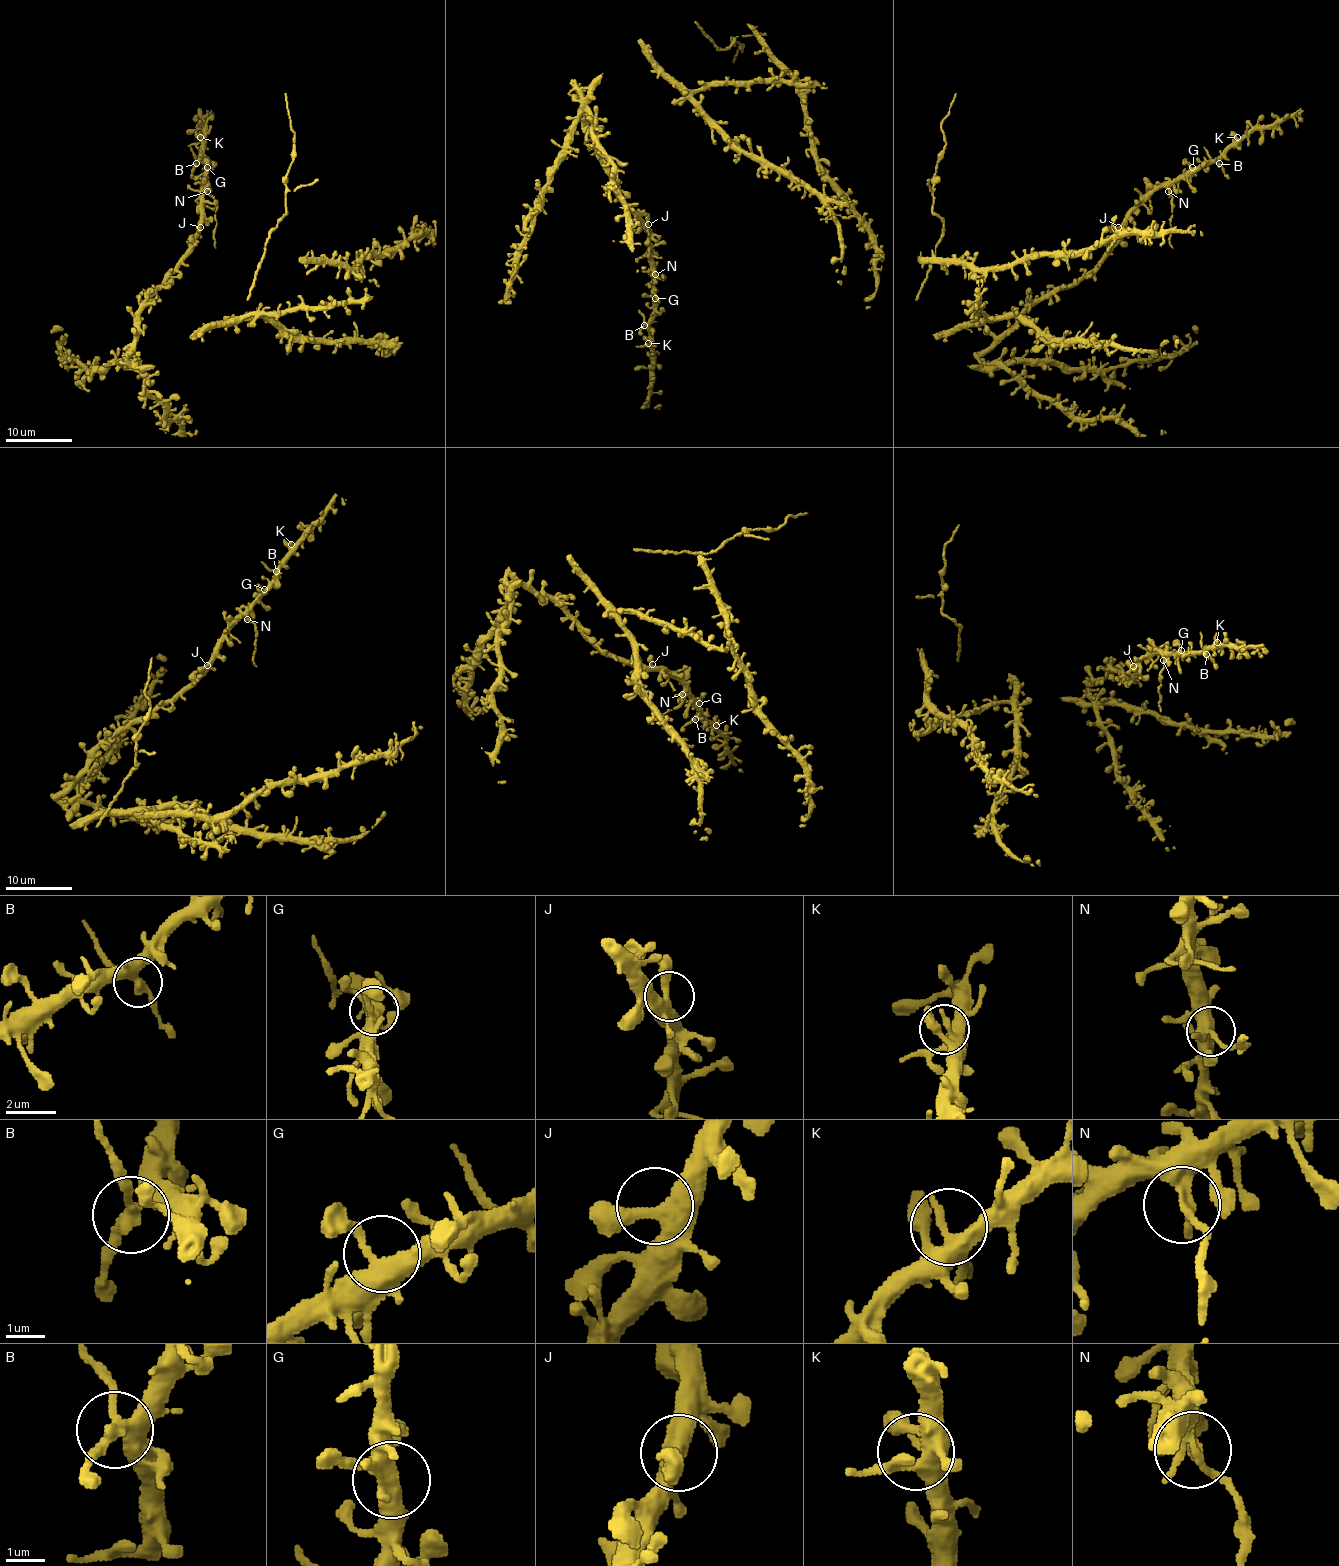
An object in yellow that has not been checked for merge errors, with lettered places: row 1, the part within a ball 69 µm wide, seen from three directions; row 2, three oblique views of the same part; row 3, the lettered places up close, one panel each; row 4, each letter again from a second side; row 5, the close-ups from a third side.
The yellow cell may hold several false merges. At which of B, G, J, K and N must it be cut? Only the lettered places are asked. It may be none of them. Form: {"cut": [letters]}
{"cut": ["B", "N"]}

